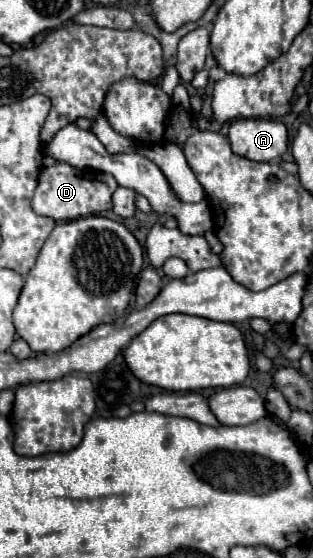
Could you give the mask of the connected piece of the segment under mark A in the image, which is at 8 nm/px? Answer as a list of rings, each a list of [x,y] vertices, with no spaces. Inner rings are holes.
[[[236,119],[230,123],[228,141],[240,157],[276,161],[288,149],[288,131],[278,119]]]

